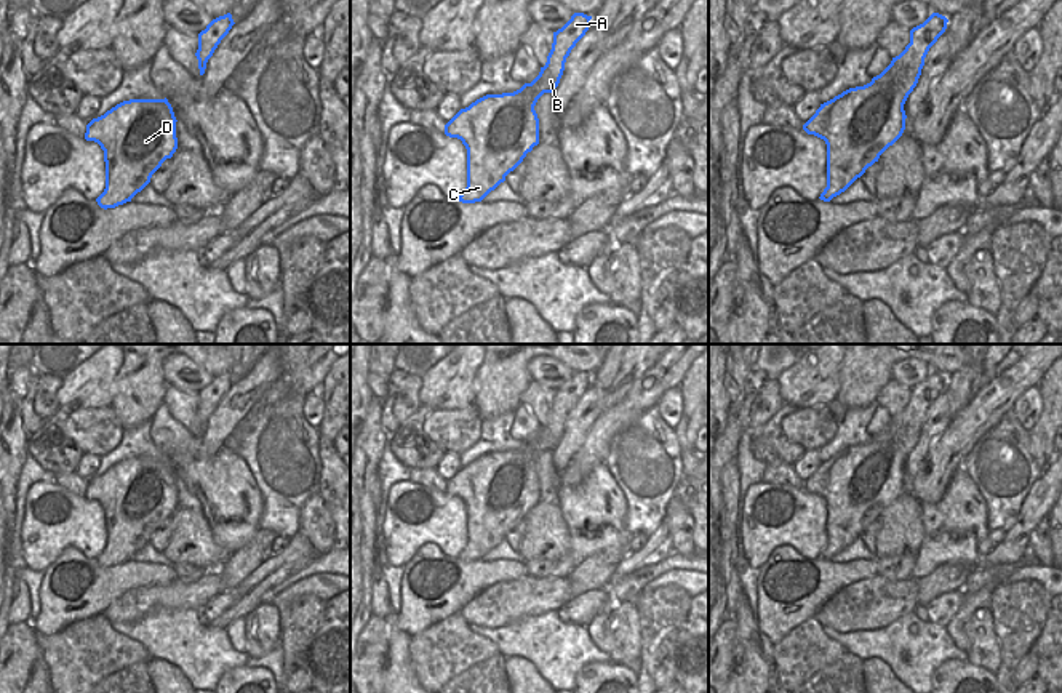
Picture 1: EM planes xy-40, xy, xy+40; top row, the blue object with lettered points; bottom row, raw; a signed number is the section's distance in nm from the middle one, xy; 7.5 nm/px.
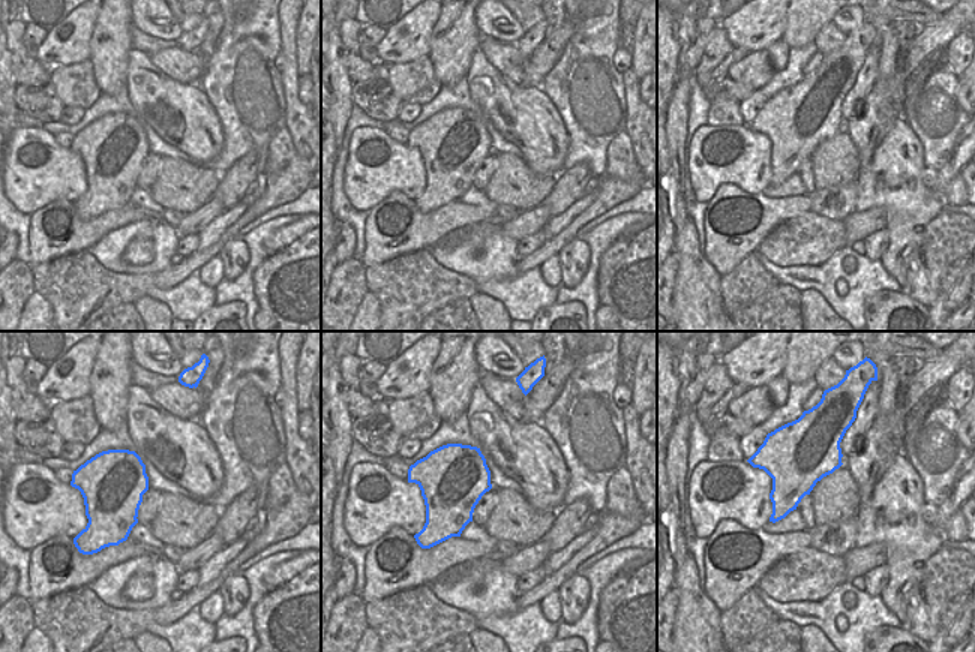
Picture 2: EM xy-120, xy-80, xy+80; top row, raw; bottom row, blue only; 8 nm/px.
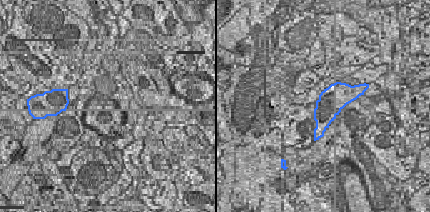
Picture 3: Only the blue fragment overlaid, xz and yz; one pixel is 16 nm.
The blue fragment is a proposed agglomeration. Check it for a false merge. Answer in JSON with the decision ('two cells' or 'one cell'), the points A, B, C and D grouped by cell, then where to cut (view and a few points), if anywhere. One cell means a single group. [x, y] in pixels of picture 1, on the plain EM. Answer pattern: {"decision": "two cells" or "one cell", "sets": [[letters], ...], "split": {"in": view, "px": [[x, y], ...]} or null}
{"decision": "one cell", "sets": [["A", "B", "C", "D"]], "split": null}

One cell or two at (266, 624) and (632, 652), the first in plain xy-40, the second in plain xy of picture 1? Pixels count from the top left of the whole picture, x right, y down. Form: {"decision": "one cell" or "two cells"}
{"decision": "one cell"}

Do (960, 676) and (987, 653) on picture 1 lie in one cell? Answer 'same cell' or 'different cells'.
different cells

